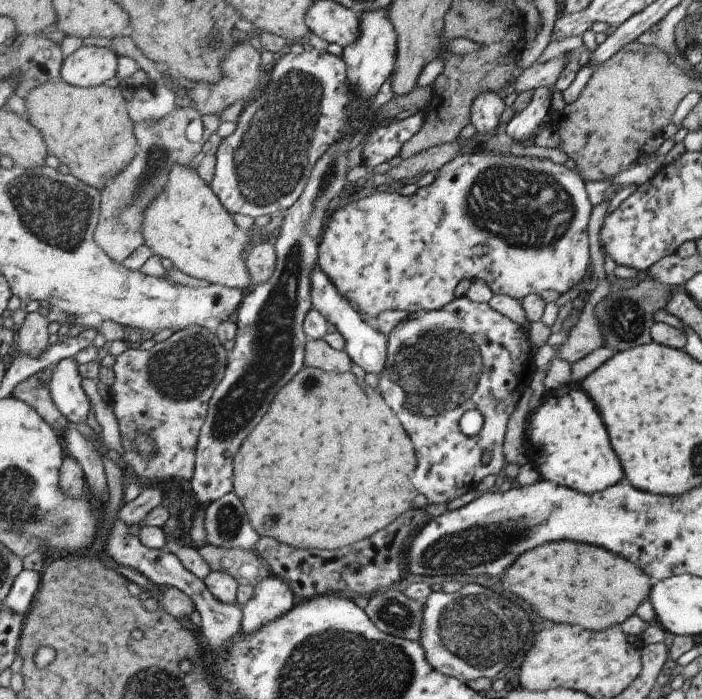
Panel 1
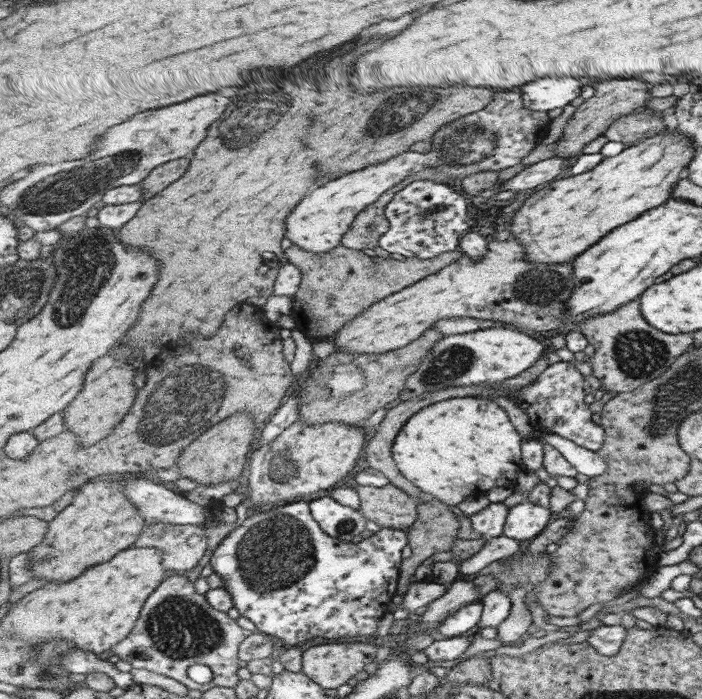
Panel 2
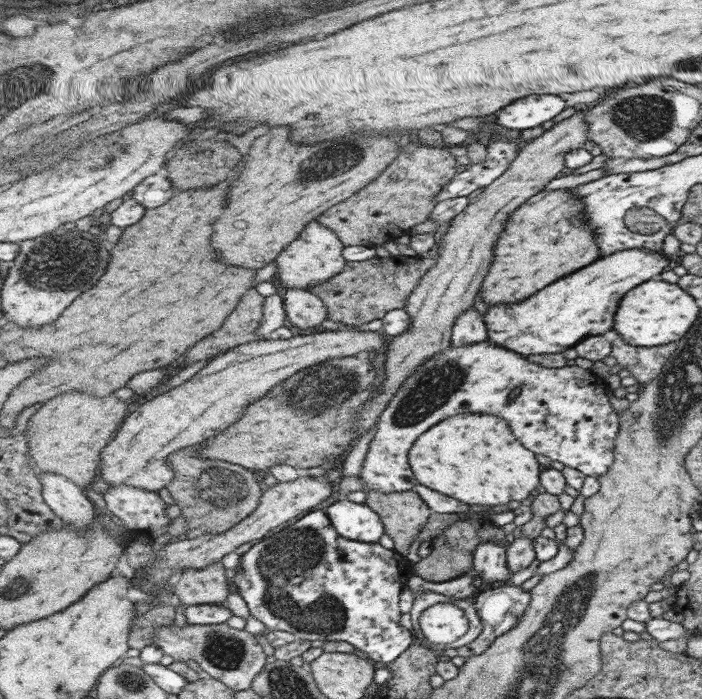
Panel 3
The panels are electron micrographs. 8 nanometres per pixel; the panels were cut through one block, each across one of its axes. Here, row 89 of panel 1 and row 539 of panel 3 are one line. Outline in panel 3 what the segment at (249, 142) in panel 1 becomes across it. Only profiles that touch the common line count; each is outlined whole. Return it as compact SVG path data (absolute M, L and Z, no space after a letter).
M316 510L305 515L296 523L289 525L275 534L256 542L252 547L242 556L237 566L235 576L231 581L237 586L238 593L247 603L250 614L265 624L265 626L272 631L287 631L293 633L297 639L303 640L323 640L327 641L345 641L353 644L355 648L363 650L369 654L369 659L373 662L381 662L385 664L393 663L400 659L400 656L417 642L418 639L413 636L414 631L408 630L405 626L401 626L401 592L403 588L408 586L408 582L415 576L415 571L411 562L407 560L396 548L388 550L385 546L379 543L367 543L359 540L349 540L341 536L335 526L333 526L331 518L327 512Z

